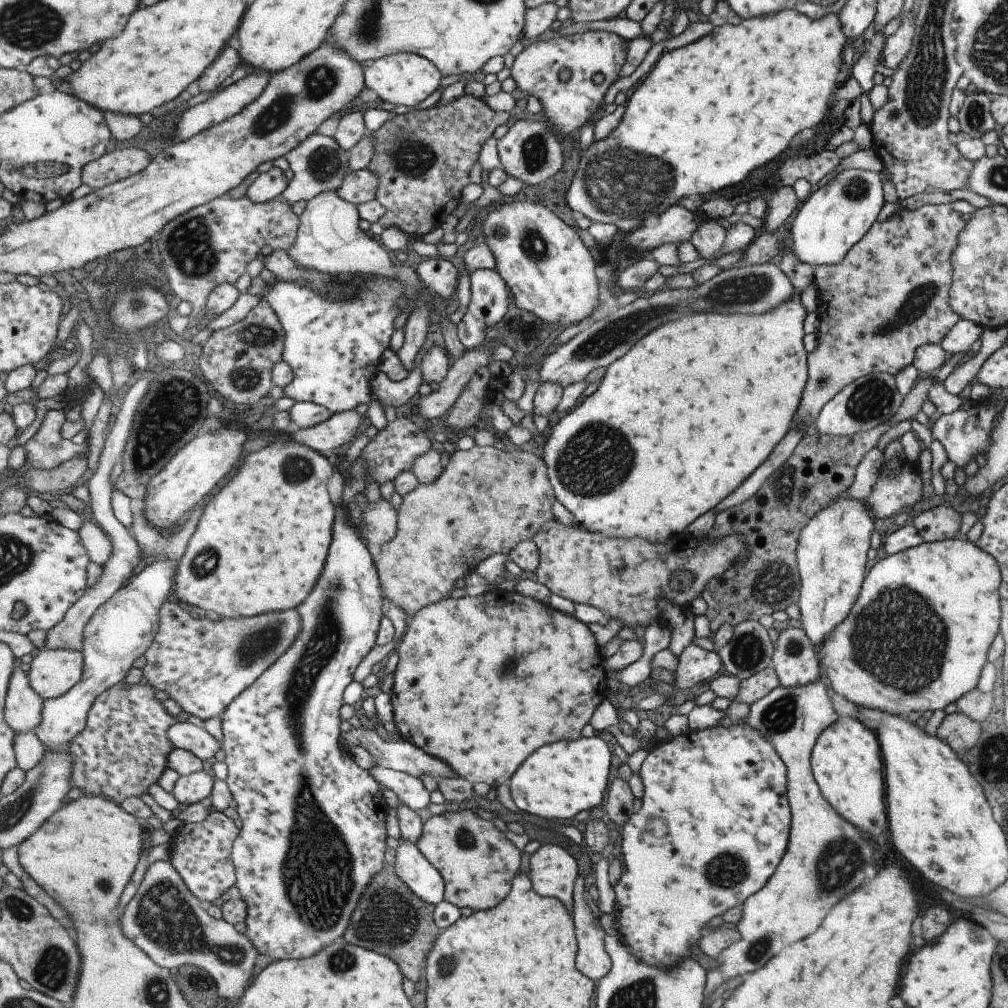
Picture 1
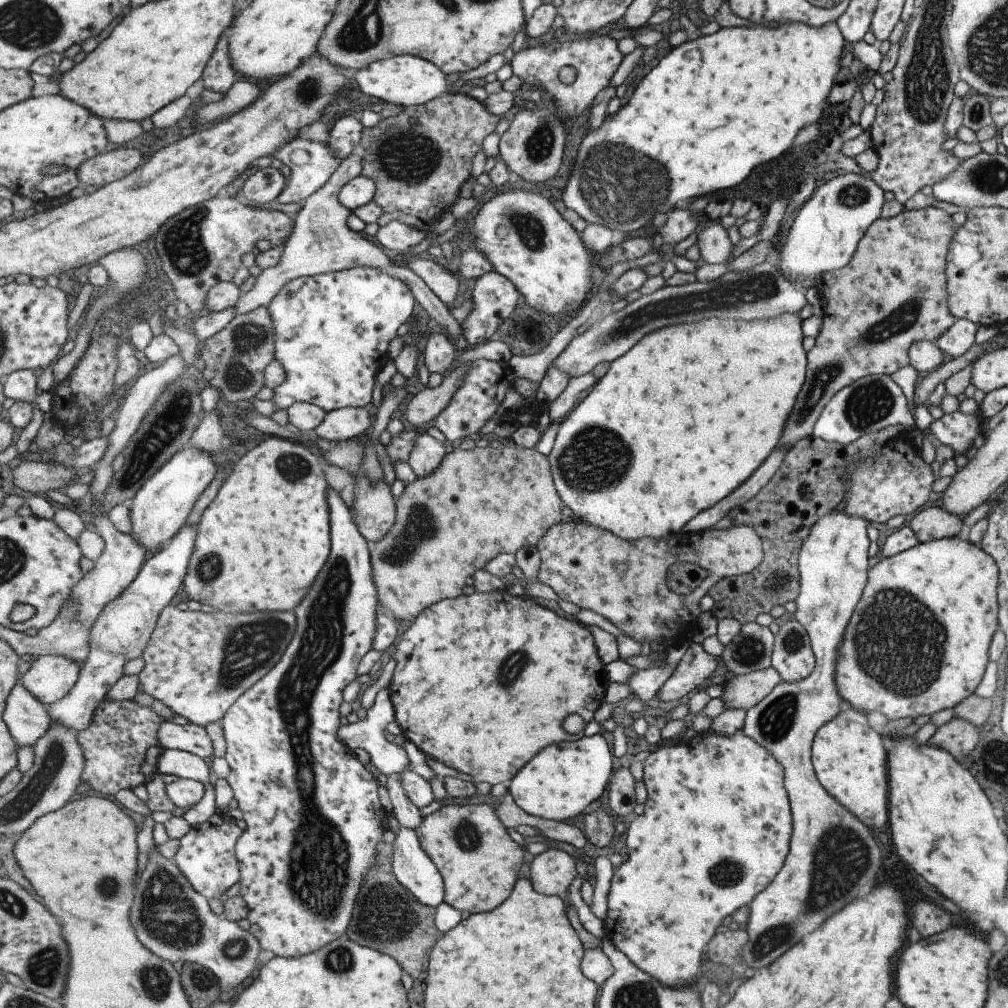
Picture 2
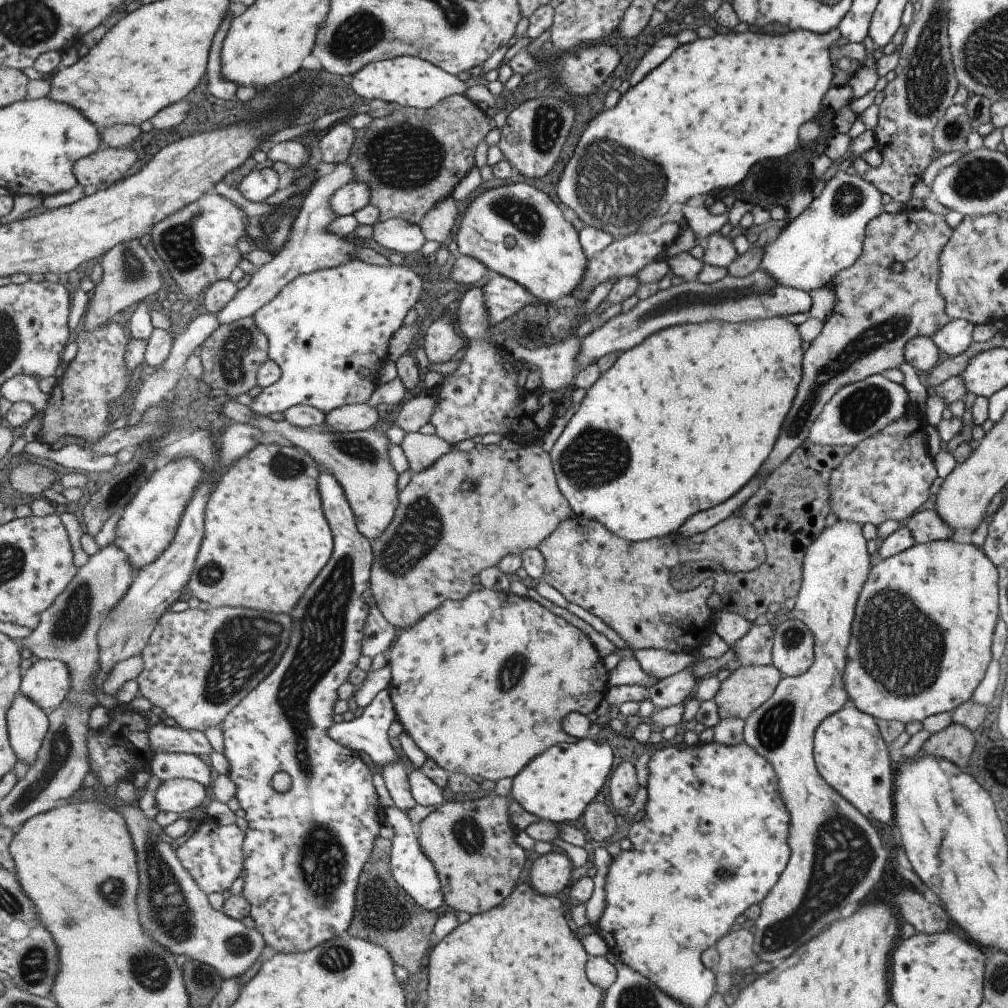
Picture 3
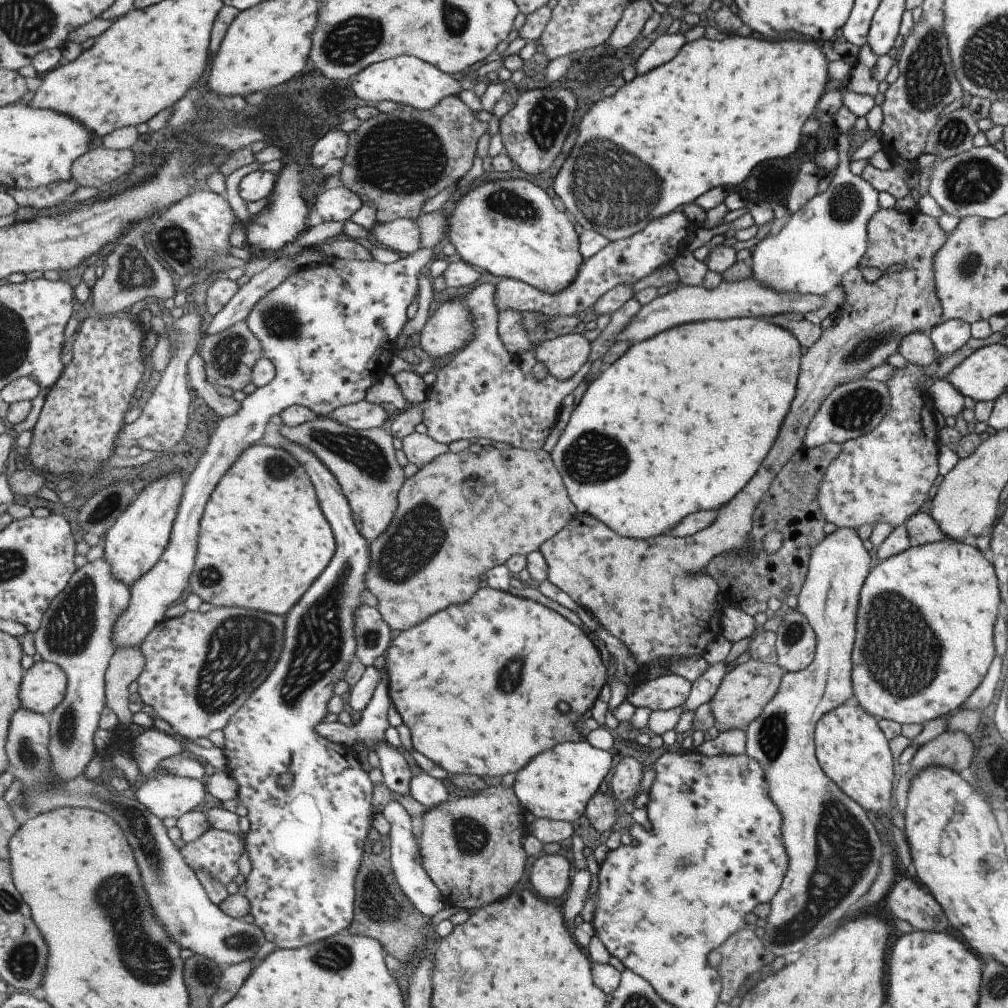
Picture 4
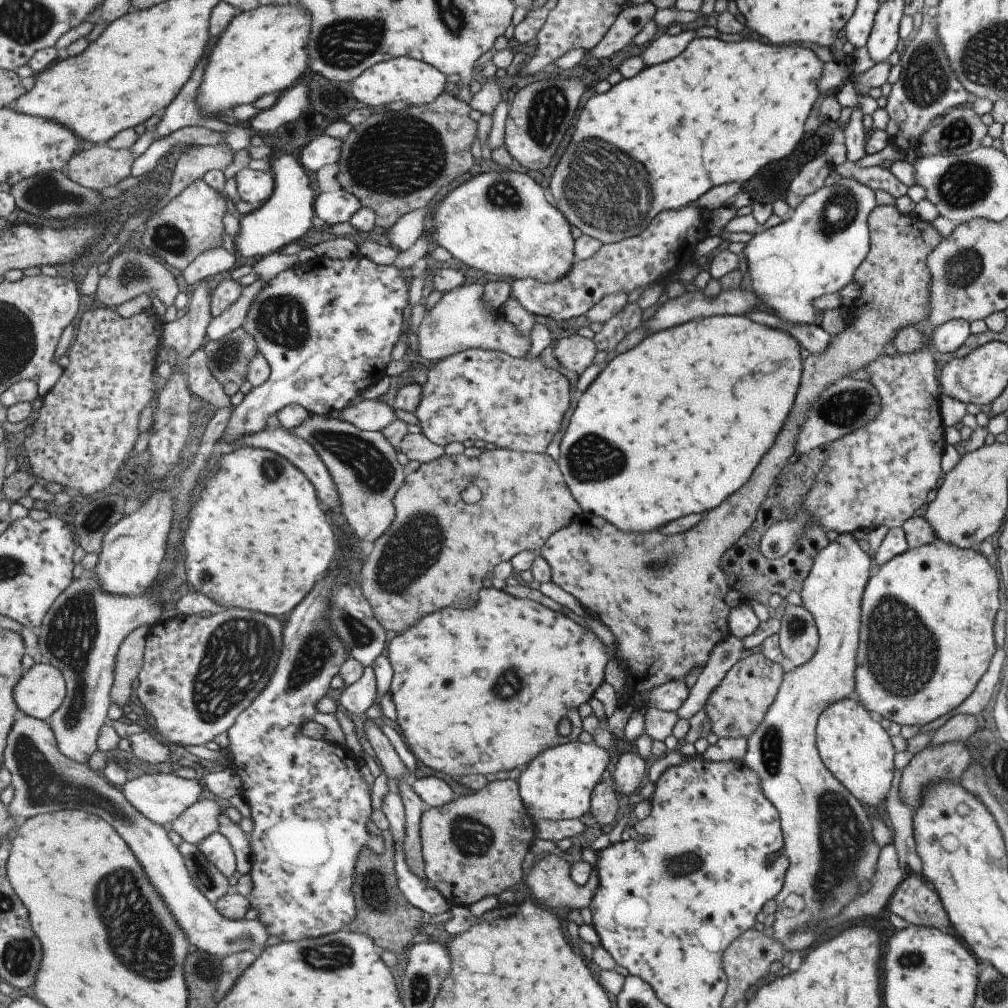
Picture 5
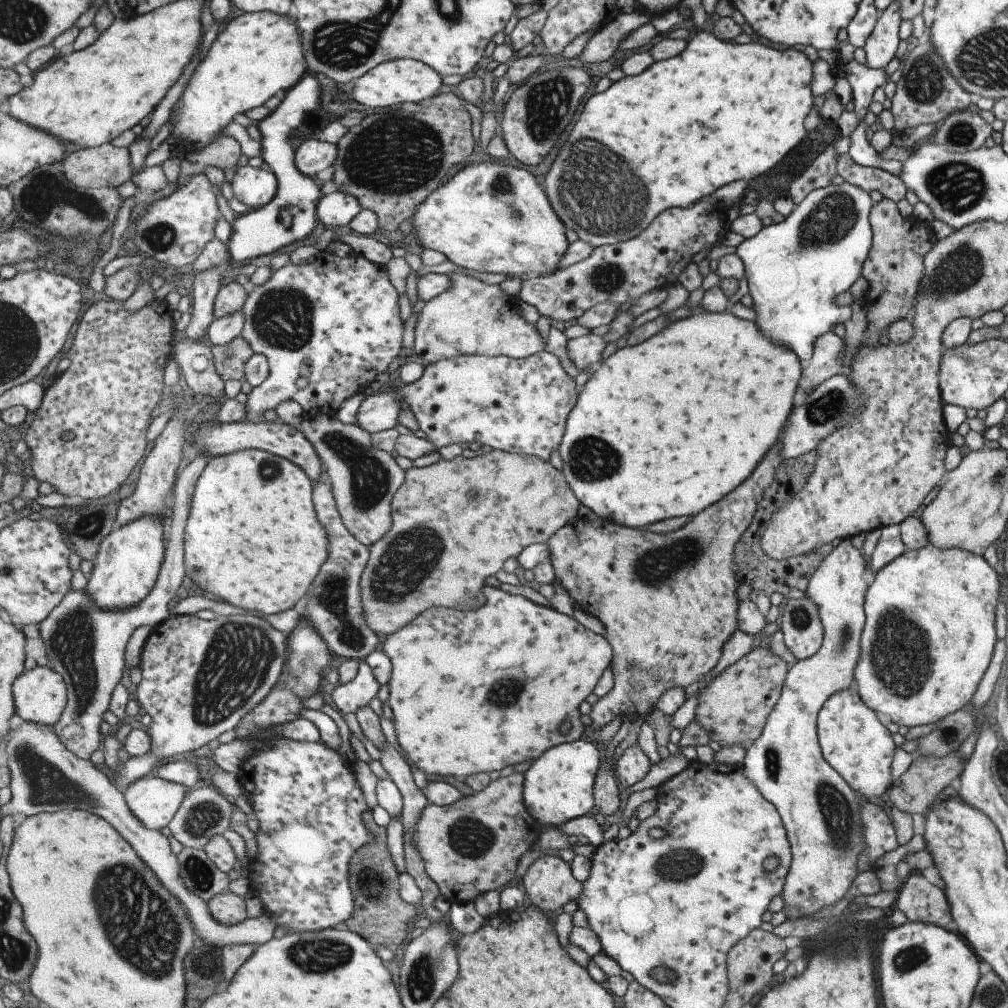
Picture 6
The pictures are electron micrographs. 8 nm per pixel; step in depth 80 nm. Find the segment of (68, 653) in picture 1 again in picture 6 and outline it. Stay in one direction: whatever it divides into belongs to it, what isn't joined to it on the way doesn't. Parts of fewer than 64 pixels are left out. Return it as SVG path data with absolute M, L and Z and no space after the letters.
M49 664L26 670L15 684L16 714L23 721L35 721L56 728L68 705L68 683Z

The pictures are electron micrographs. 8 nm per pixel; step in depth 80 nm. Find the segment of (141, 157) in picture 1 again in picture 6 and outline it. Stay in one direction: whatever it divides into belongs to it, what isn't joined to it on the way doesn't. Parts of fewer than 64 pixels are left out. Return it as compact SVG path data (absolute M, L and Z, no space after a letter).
M113 143L79 149L67 155L63 166L67 178L86 189L121 186L134 174L129 150Z

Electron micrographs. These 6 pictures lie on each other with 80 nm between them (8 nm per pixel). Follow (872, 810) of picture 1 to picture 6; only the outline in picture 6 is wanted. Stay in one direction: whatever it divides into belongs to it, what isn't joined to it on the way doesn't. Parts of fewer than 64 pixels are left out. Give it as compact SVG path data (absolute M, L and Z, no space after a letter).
M851 686L832 694L816 716L816 737L825 762L851 790L868 800L881 797L891 786L891 758L897 749L892 734L878 722L876 715Z

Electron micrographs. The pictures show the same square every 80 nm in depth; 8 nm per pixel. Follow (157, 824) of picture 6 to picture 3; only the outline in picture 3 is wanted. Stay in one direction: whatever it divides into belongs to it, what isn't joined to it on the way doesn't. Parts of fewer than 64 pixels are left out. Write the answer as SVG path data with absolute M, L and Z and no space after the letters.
M169 779L162 782L156 795L156 806L159 811L185 814L197 810L207 798L205 785L195 779Z

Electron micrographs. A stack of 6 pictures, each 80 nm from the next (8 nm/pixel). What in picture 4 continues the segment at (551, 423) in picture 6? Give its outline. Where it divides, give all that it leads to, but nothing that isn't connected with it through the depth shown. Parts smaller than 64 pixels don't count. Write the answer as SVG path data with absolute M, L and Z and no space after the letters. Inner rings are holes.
M483 282L467 296L466 305L474 319L474 337L436 373L437 380L429 387L423 422L427 433L447 444L457 440L474 442L477 438L490 438L513 447L538 451L559 420L563 400L585 380L591 363L587 361L569 380L560 381L547 374L537 382L530 372L523 374L517 356L513 356L501 340L496 285ZM368 400L342 406L330 416L338 423L355 430L379 428L387 422L387 412Z

